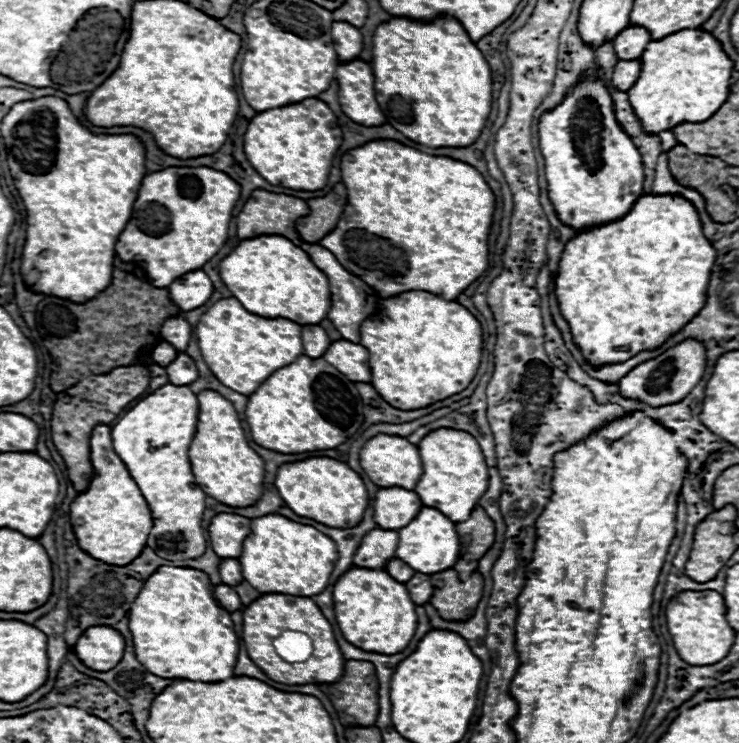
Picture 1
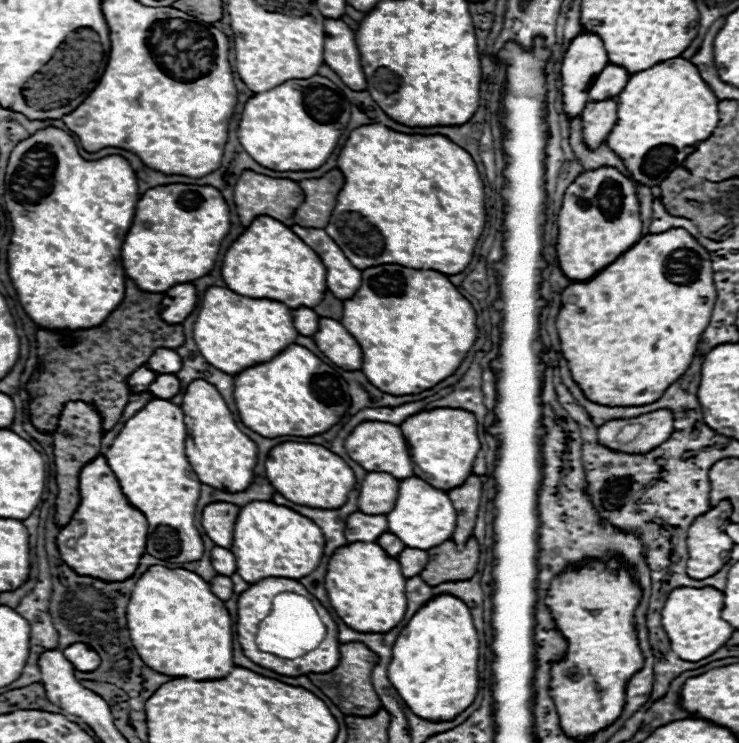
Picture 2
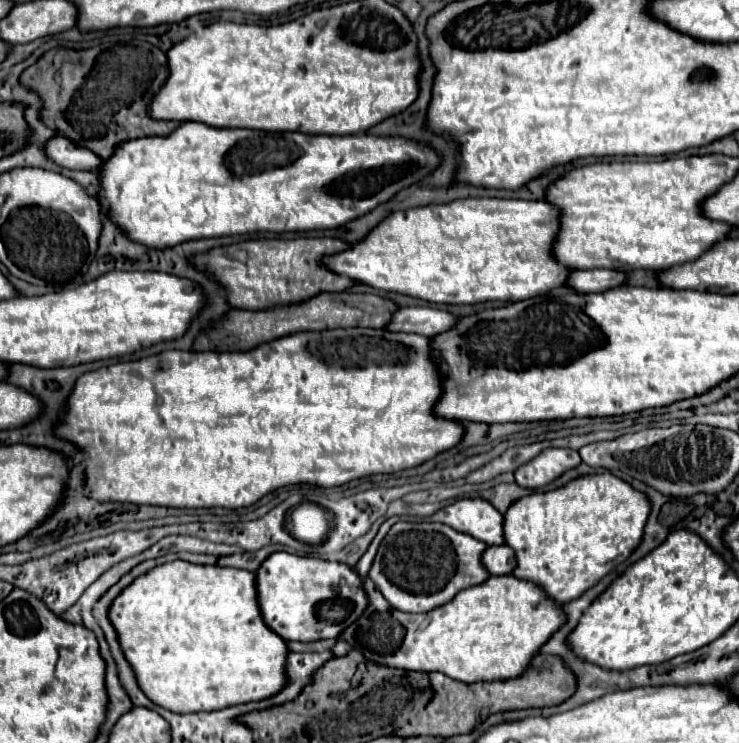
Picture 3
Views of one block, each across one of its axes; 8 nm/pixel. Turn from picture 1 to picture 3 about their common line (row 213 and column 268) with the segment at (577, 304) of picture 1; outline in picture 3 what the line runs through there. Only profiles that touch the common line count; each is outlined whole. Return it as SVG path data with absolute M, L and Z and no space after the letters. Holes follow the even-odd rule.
M184 560L156 566L154 570L138 576L126 590L122 590L114 598L114 602L110 604L110 622L118 634L118 644L120 644L122 654L126 656L130 666L134 668L134 676L138 680L138 686L142 688L142 692L150 700L154 700L154 704L158 704L170 712L176 712L176 714L192 714L192 712L204 712L204 710L212 712L212 710L220 710L220 708L234 706L234 704L246 704L252 700L262 700L262 698L274 696L286 684L286 676L284 676L284 664L286 664L286 654L288 654L286 642L282 638L278 638L278 634L270 632L270 628L266 628L266 624L258 612L254 574L250 574L246 570L220 568L220 566L198 566L198 564L190 564Z

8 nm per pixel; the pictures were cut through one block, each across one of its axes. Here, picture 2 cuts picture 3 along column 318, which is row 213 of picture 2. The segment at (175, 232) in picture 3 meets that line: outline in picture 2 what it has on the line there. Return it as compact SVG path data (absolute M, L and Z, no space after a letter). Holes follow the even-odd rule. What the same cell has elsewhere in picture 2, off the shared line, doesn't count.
M172 184L172 186L156 186L142 194L136 206L136 220L128 236L124 238L122 248L122 266L128 278L136 282L136 286L144 292L166 292L176 284L186 284L206 276L216 262L220 242L230 230L230 212L222 198L222 194L212 186L196 186L196 184Z

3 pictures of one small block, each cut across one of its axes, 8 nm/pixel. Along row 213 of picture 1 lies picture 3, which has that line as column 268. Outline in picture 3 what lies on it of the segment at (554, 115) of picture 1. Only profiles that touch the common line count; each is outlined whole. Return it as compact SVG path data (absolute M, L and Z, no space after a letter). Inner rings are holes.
M274 552L262 562L256 572L256 592L266 626L286 642L336 638L338 632L350 624L350 618L354 622L368 606L356 570L340 562L324 562L288 552ZM272 580L278 580L280 584L272 584Z

